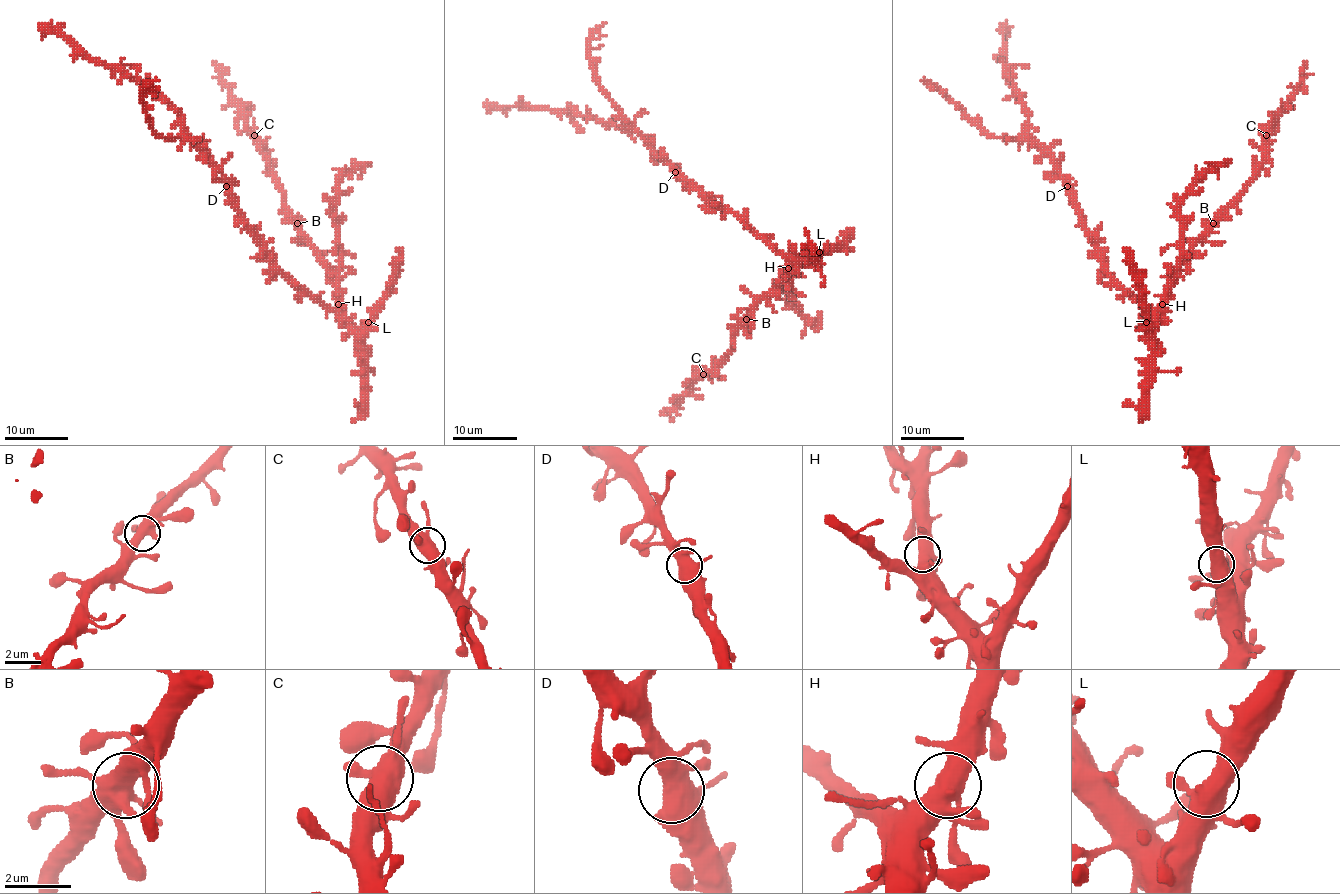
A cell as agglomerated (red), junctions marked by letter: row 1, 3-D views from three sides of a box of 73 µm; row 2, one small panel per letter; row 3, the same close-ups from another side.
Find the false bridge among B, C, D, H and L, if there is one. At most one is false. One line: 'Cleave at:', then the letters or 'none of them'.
Cleave at: none of them

